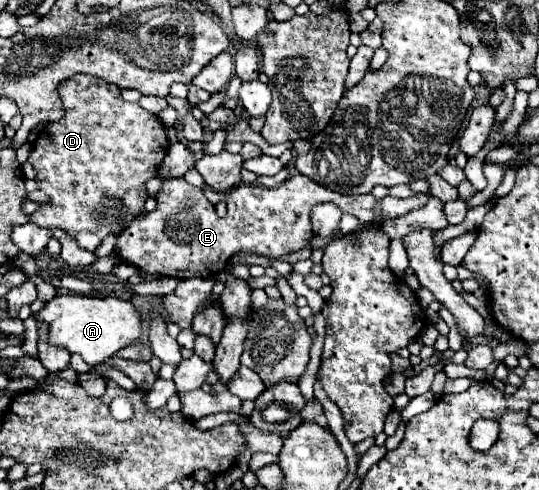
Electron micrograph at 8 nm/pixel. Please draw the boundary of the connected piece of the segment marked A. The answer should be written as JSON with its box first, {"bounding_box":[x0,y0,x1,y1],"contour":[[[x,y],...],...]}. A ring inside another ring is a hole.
{"bounding_box":[37,294,141,368],"contour":[[[59,294],[47,302],[37,318],[51,322],[49,340],[57,346],[77,352],[93,368],[111,358],[121,348],[133,344],[141,336],[141,318],[131,300],[117,296],[81,296],[81,294]]]}

